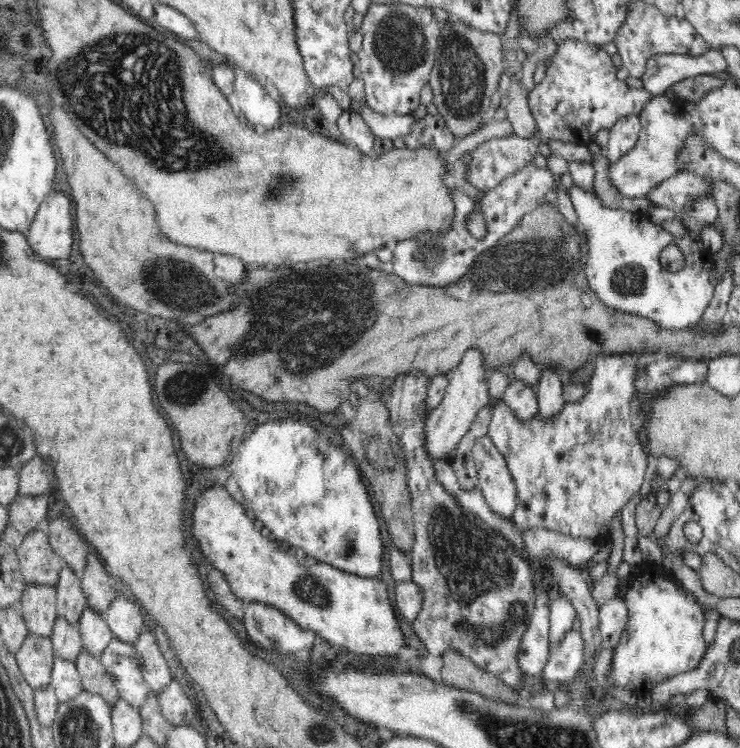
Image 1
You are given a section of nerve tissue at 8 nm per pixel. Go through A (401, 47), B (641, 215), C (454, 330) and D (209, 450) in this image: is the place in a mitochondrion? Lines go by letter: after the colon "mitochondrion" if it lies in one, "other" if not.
A: mitochondrion
B: other
C: other
D: other

